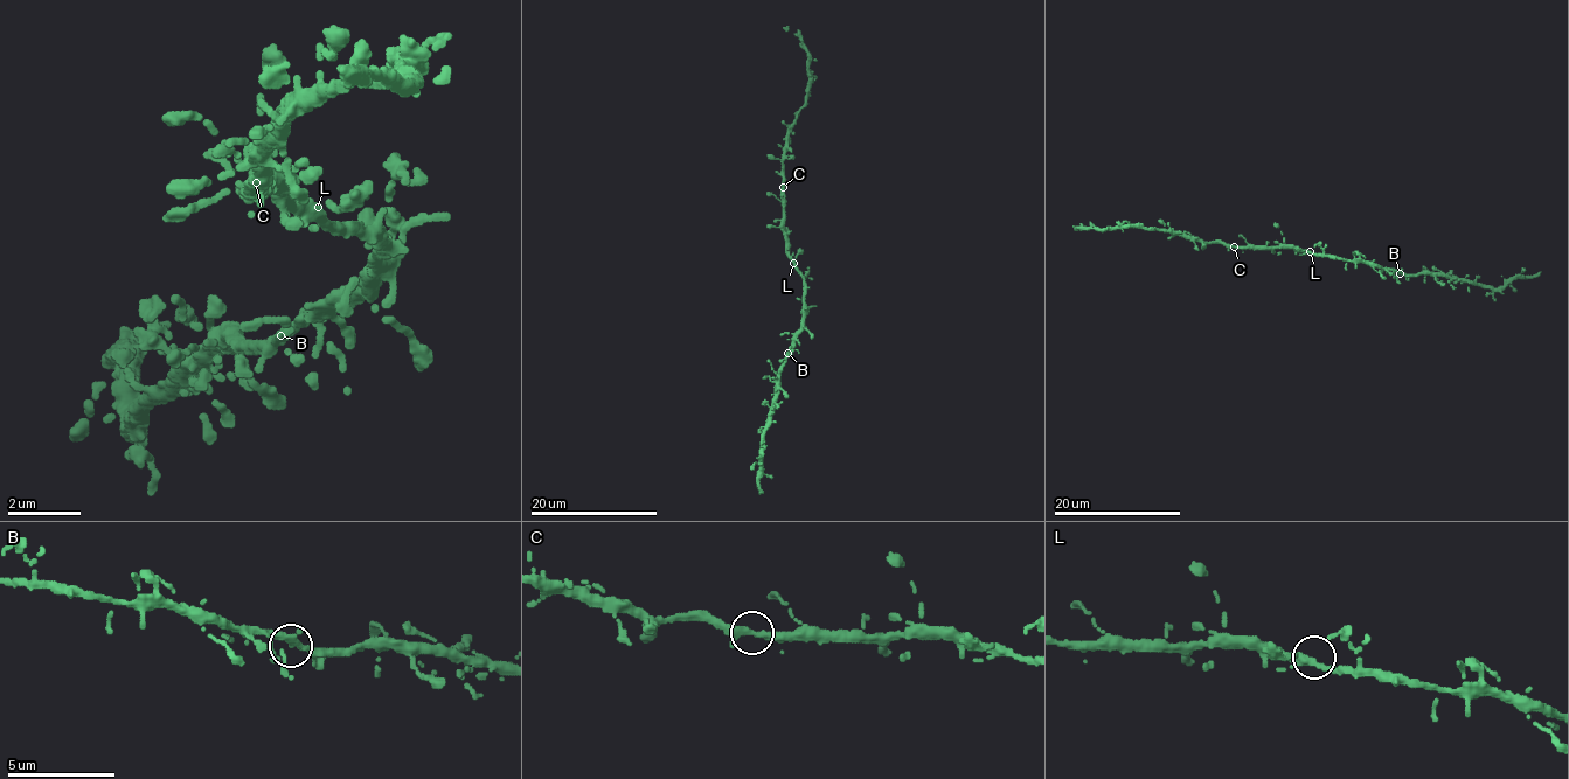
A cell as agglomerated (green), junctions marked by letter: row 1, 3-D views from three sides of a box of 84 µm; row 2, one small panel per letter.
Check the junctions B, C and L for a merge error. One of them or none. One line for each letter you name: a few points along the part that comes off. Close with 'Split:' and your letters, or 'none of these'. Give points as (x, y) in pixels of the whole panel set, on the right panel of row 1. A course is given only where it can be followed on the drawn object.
Split: none of these

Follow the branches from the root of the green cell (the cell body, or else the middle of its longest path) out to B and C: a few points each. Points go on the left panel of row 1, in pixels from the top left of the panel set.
B: (326, 216), (335, 225), (363, 225), (373, 235), (373, 271), (335, 308), (309, 308), (280, 335)
C: (326, 216), (309, 216), (280, 189), (262, 189), (254, 180)

